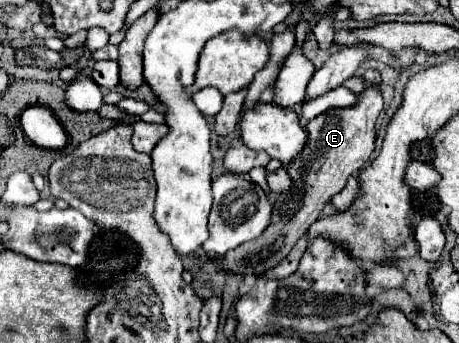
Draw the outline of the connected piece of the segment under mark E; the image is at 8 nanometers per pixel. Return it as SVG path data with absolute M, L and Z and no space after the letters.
M367 69L363 81L365 91L357 93L359 103L355 103L355 107L331 109L307 123L307 151L303 151L303 155L287 167L291 179L303 187L295 189L295 193L279 195L275 199L269 227L263 231L263 235L259 235L259 239L253 239L251 243L241 243L225 255L223 265L227 271L241 275L261 275L269 267L275 267L291 251L291 247L307 233L311 223L319 219L329 197L333 197L345 185L349 175L357 175L361 167L367 163L375 149L375 123L383 109L383 97L381 75L377 69Z

